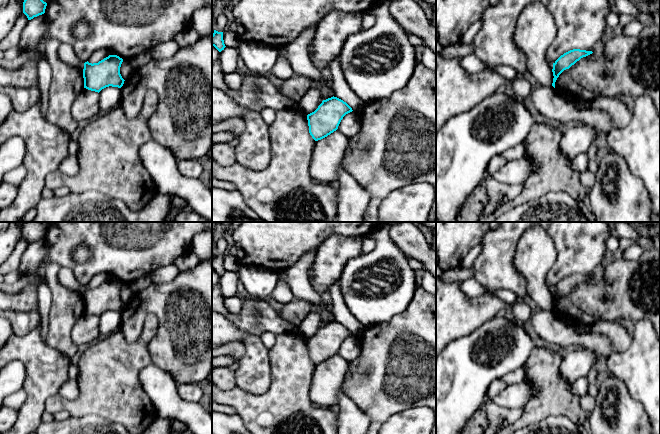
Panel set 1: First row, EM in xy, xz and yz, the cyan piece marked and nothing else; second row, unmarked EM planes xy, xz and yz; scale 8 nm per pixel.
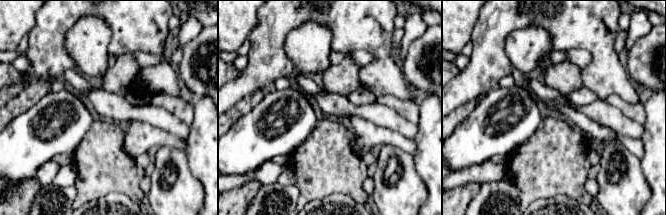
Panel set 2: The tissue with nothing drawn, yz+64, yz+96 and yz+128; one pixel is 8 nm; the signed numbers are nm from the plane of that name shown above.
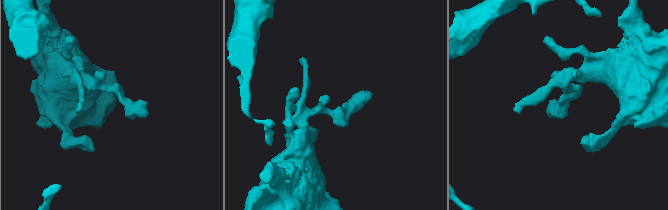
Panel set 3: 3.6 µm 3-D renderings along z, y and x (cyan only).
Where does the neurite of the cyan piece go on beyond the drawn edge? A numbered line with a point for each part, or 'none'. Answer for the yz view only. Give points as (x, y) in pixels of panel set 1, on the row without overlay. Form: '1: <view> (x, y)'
none

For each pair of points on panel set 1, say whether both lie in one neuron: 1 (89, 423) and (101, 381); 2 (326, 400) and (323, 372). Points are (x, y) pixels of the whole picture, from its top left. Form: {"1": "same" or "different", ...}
{"1": "different", "2": "same"}

